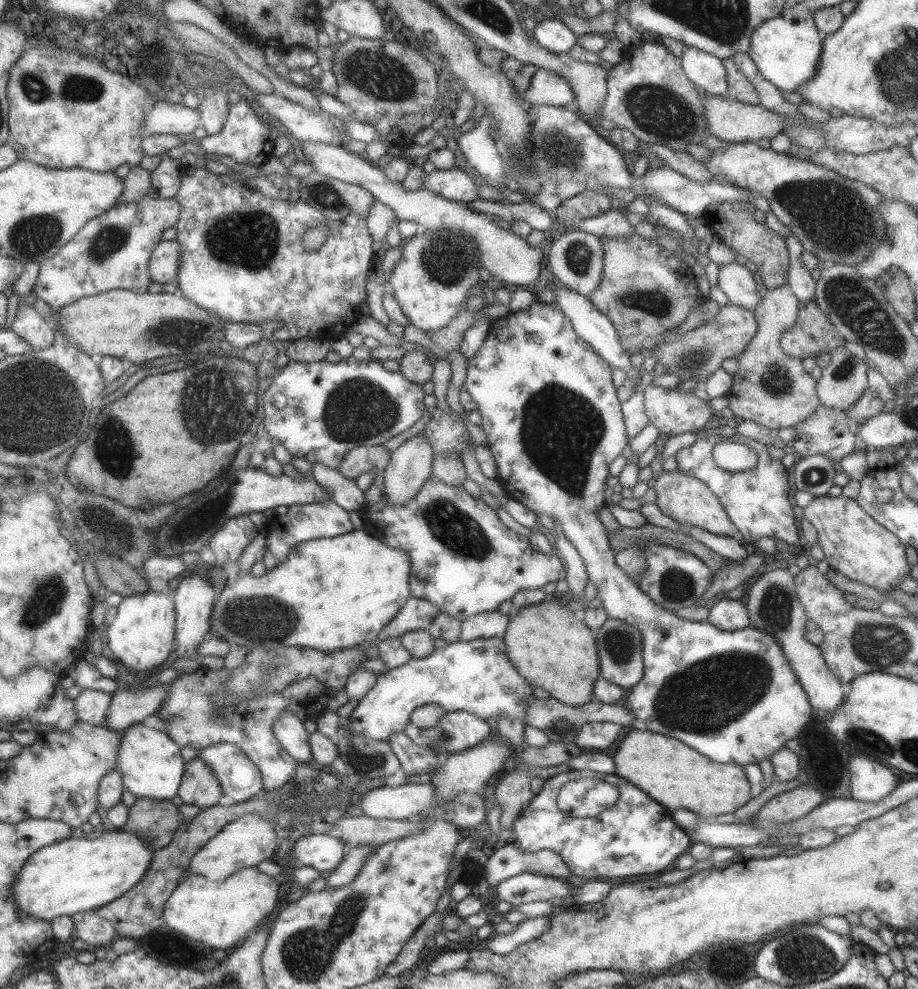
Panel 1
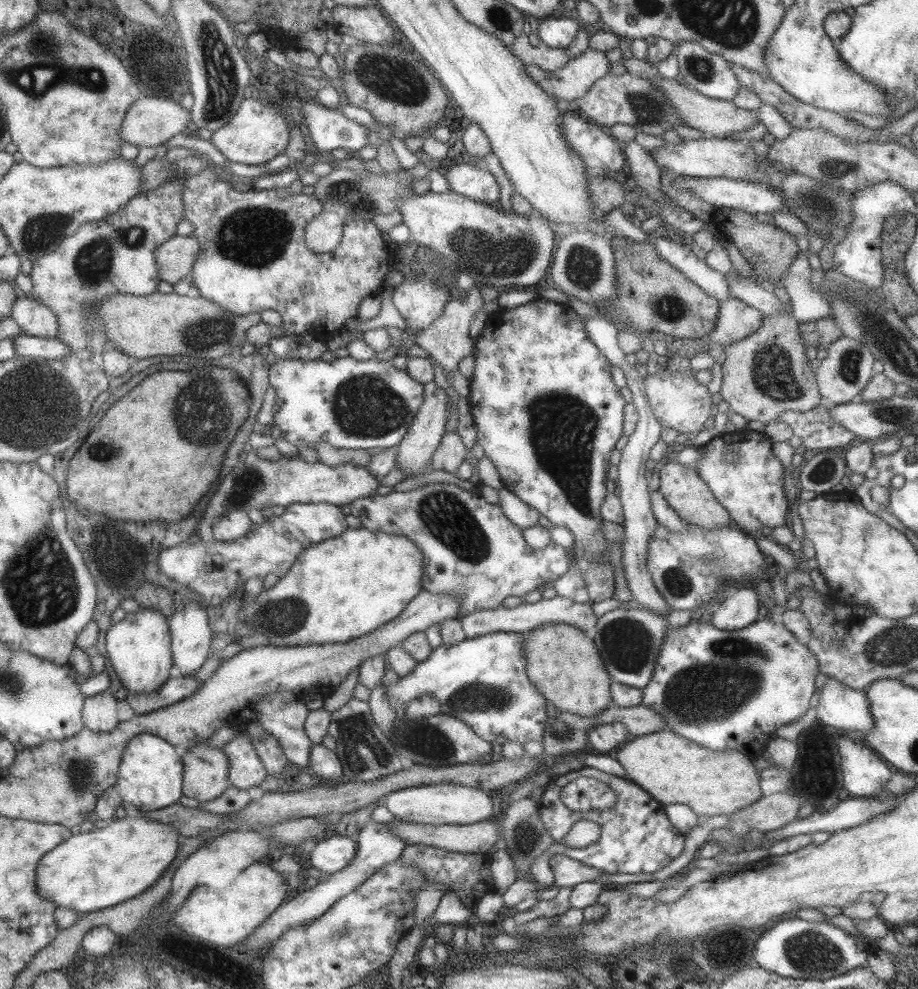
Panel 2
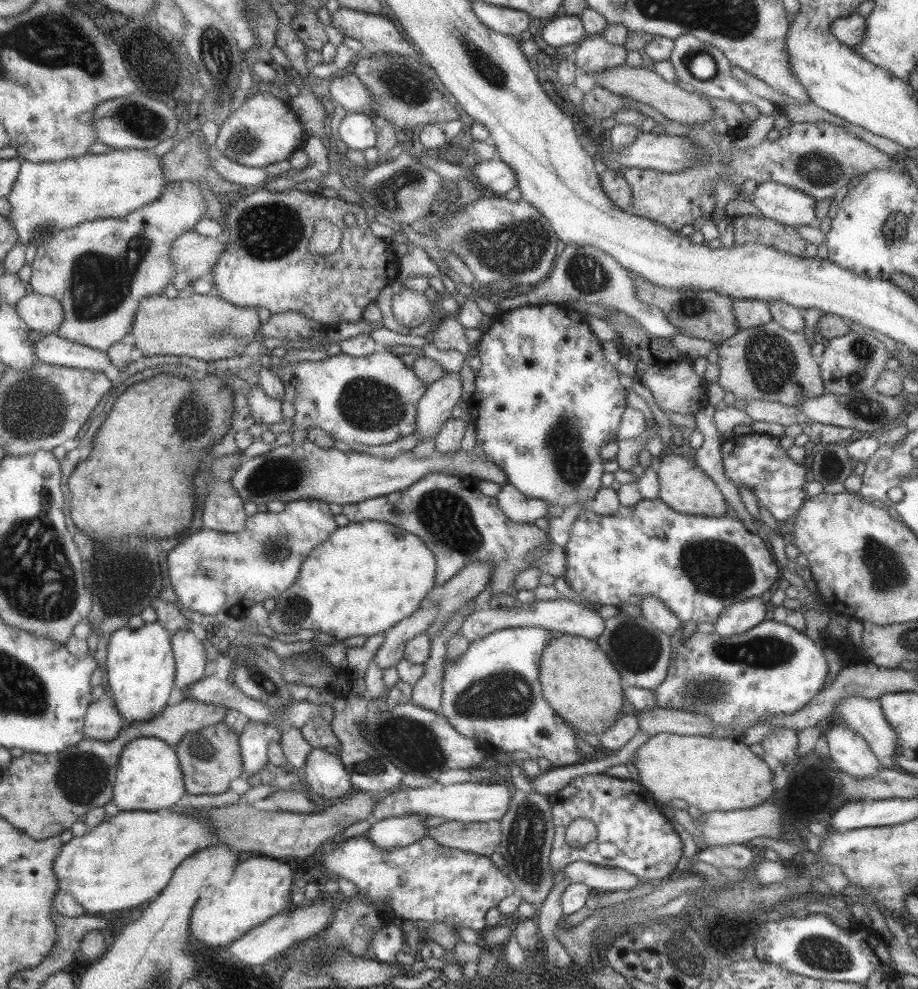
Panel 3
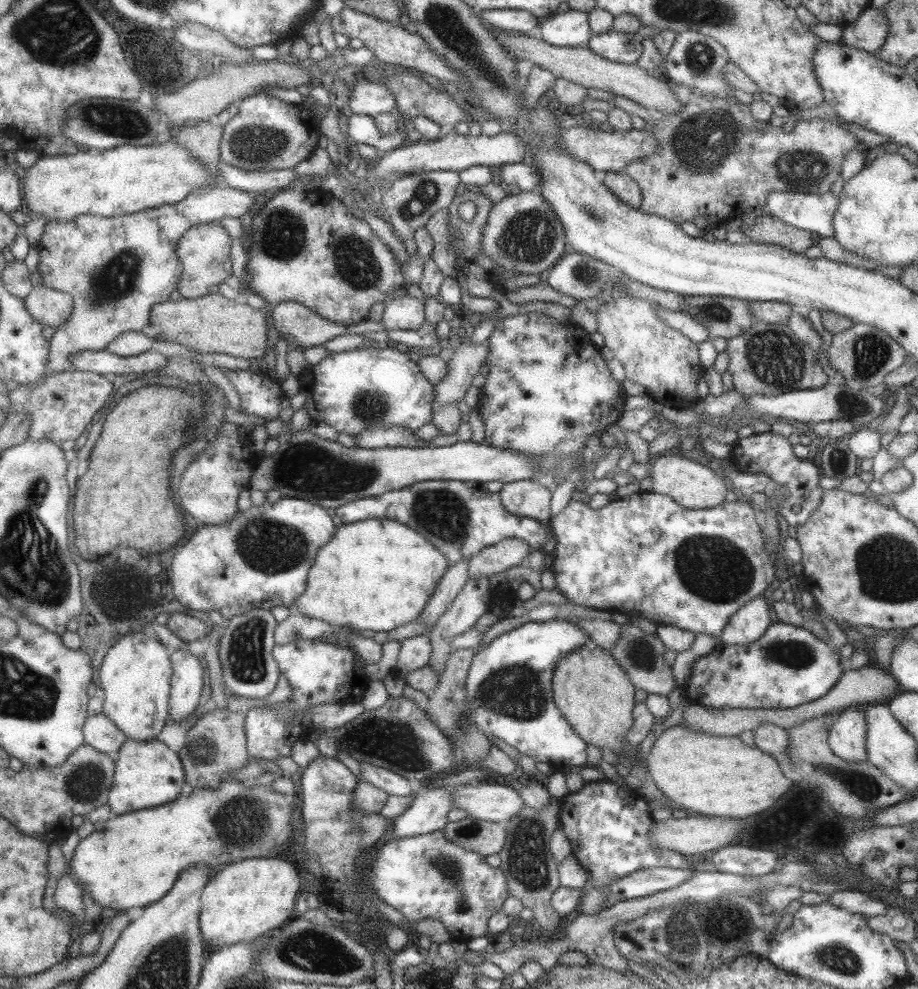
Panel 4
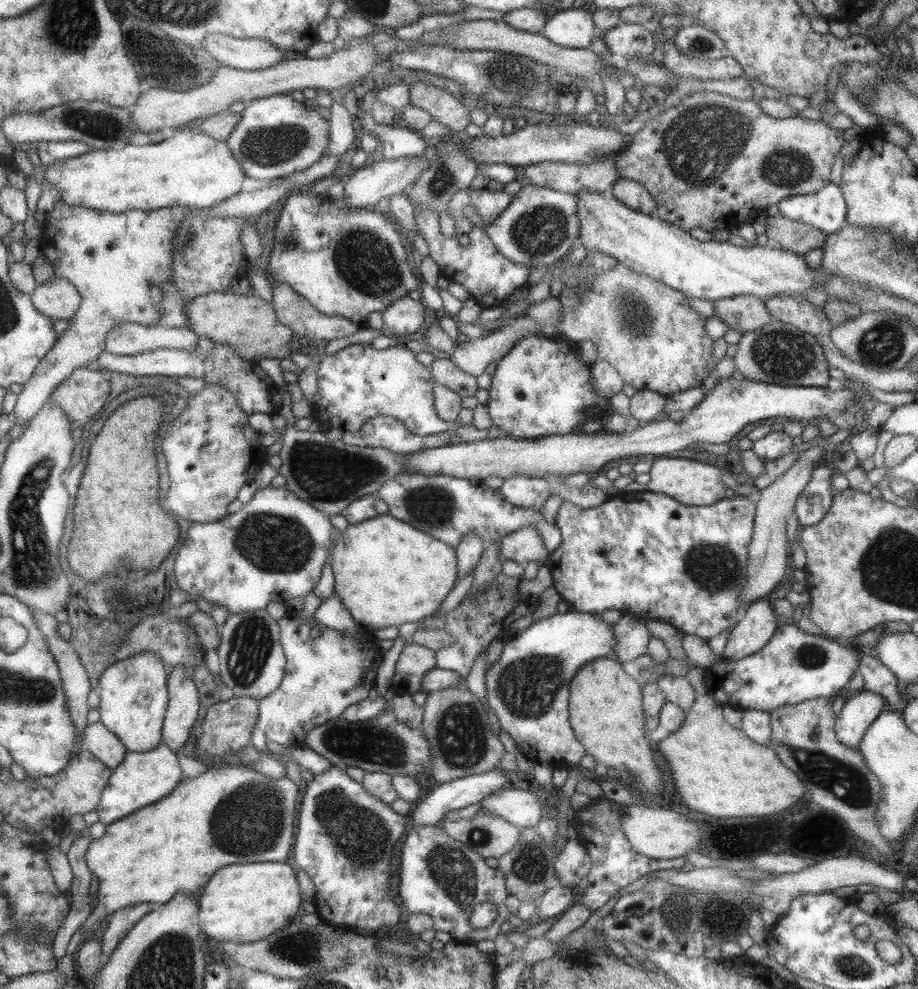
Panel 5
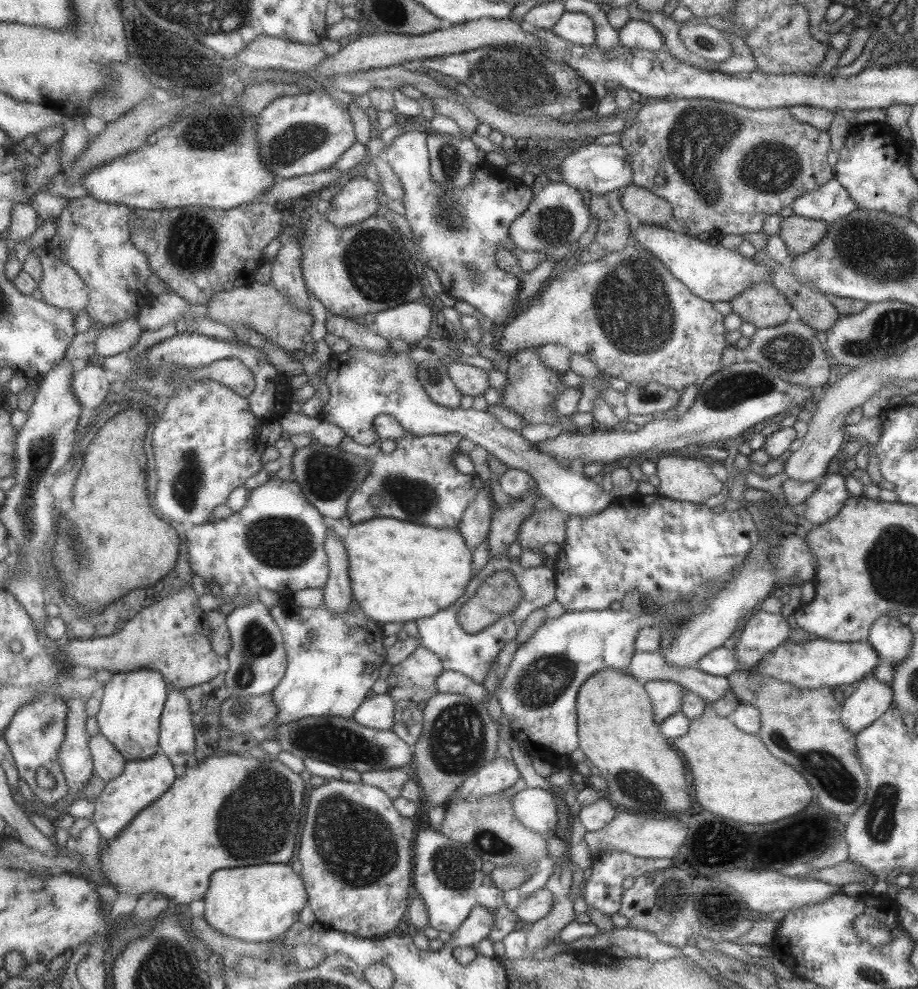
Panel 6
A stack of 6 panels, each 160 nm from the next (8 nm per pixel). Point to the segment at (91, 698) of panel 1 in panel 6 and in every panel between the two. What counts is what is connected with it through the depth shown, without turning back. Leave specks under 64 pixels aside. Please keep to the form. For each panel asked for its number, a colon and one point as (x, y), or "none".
2: (98, 714)
3: (101, 722)
4: (98, 731)
5: (97, 740)
6: (107, 763)

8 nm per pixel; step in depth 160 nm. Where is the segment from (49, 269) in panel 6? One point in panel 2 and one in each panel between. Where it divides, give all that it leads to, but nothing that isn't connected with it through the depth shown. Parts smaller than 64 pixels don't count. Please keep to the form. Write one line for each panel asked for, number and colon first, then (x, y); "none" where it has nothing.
2: (33, 319)
3: (42, 313)
4: (48, 307)
5: (57, 299)

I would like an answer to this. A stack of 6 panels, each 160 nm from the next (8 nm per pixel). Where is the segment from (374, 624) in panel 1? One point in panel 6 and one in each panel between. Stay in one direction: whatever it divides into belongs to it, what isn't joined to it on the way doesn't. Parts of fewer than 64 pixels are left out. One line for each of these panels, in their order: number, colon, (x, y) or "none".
2: (336, 590)
3: (365, 577)
4: (376, 574)
5: (386, 573)
6: (414, 571)

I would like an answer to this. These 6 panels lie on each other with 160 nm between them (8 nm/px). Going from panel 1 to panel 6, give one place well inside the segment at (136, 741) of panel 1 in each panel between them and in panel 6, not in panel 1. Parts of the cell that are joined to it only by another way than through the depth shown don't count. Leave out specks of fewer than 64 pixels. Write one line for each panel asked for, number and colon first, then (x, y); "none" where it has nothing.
2: (149, 777)
3: (149, 777)
4: (147, 774)
5: (143, 778)
6: (141, 782)

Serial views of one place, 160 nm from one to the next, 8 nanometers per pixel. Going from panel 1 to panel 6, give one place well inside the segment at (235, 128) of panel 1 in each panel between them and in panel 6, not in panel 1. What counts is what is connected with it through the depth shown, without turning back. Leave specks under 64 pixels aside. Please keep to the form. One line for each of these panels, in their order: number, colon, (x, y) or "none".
2: (256, 133)
3: (262, 130)
4: (266, 133)
5: (275, 136)
6: (301, 134)

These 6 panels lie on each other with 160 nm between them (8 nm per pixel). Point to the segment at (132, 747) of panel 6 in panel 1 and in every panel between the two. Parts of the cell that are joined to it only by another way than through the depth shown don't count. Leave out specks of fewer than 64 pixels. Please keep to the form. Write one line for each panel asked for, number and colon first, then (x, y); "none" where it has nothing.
1: (140, 634)
2: (138, 646)
3: (140, 666)
4: (135, 672)
5: (133, 695)

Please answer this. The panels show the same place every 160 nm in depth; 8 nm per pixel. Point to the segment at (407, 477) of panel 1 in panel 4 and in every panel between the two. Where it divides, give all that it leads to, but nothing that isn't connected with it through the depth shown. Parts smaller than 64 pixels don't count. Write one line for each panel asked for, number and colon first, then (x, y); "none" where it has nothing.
2: (413, 453)
3: (435, 406)
4: (464, 363)

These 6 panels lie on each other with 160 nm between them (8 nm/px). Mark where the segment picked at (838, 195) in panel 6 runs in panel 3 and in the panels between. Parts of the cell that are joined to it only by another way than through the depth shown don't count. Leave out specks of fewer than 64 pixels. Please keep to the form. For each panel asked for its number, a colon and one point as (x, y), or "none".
3: (783, 204)
4: (812, 212)
5: (824, 210)

